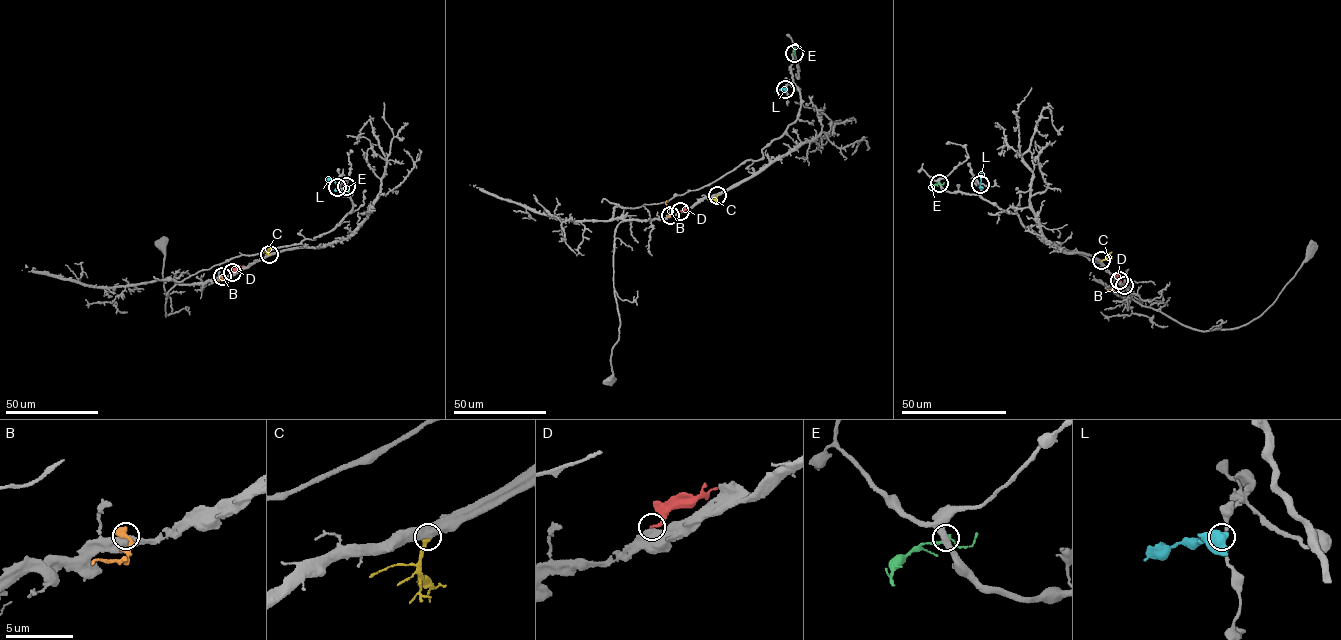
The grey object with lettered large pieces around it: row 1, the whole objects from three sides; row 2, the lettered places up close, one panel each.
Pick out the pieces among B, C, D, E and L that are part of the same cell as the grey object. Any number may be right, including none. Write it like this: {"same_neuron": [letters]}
{"same_neuron": ["C"]}

